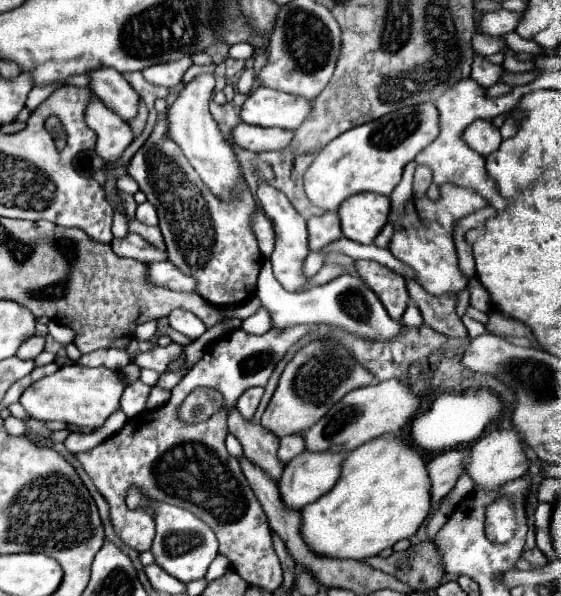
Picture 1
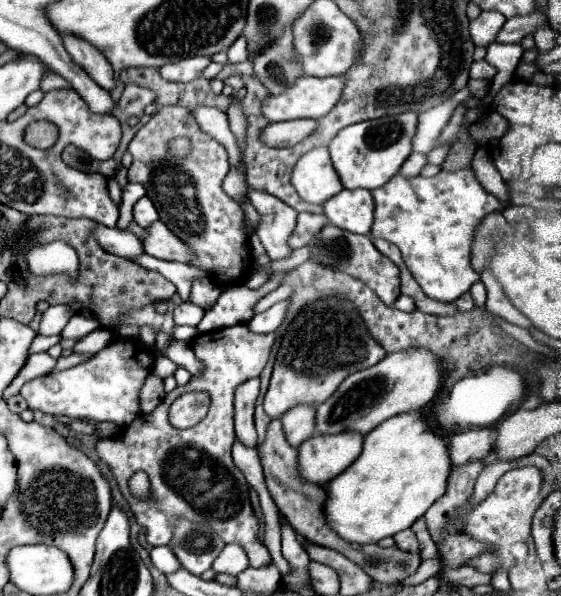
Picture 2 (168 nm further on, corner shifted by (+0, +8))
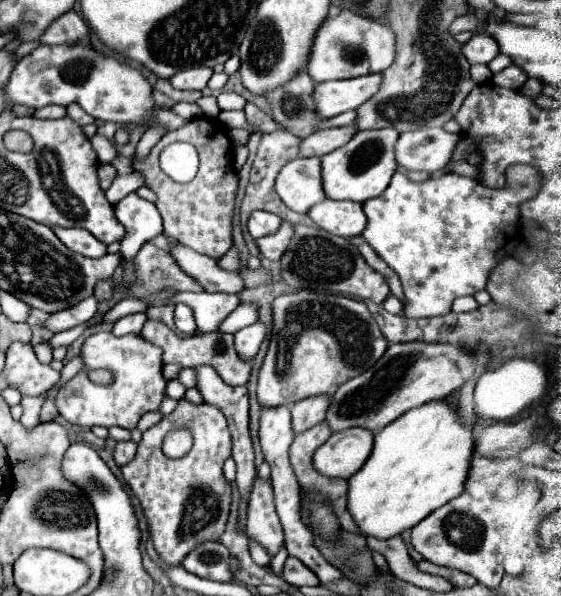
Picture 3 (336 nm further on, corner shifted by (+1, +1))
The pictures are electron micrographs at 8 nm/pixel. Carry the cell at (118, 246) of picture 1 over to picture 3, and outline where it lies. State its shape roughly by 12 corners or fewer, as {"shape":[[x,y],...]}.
{"shape":[[53,227],[75,253],[99,259],[107,245],[85,229]]}

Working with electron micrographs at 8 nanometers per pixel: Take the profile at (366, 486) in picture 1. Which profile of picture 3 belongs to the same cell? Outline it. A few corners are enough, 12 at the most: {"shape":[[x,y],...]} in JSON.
{"shape":[[443,401],[377,431],[347,481],[391,539],[461,495],[473,427]]}

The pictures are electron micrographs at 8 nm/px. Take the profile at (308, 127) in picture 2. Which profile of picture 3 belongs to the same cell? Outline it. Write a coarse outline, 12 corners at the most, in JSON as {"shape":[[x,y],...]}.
{"shape":[[355,127],[321,129],[299,141],[301,157],[339,149]]}

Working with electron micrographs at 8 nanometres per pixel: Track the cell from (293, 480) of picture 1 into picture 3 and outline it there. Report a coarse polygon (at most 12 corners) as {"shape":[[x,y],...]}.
{"shape":[[333,433],[313,455],[325,477],[349,479],[367,461],[373,433]]}

